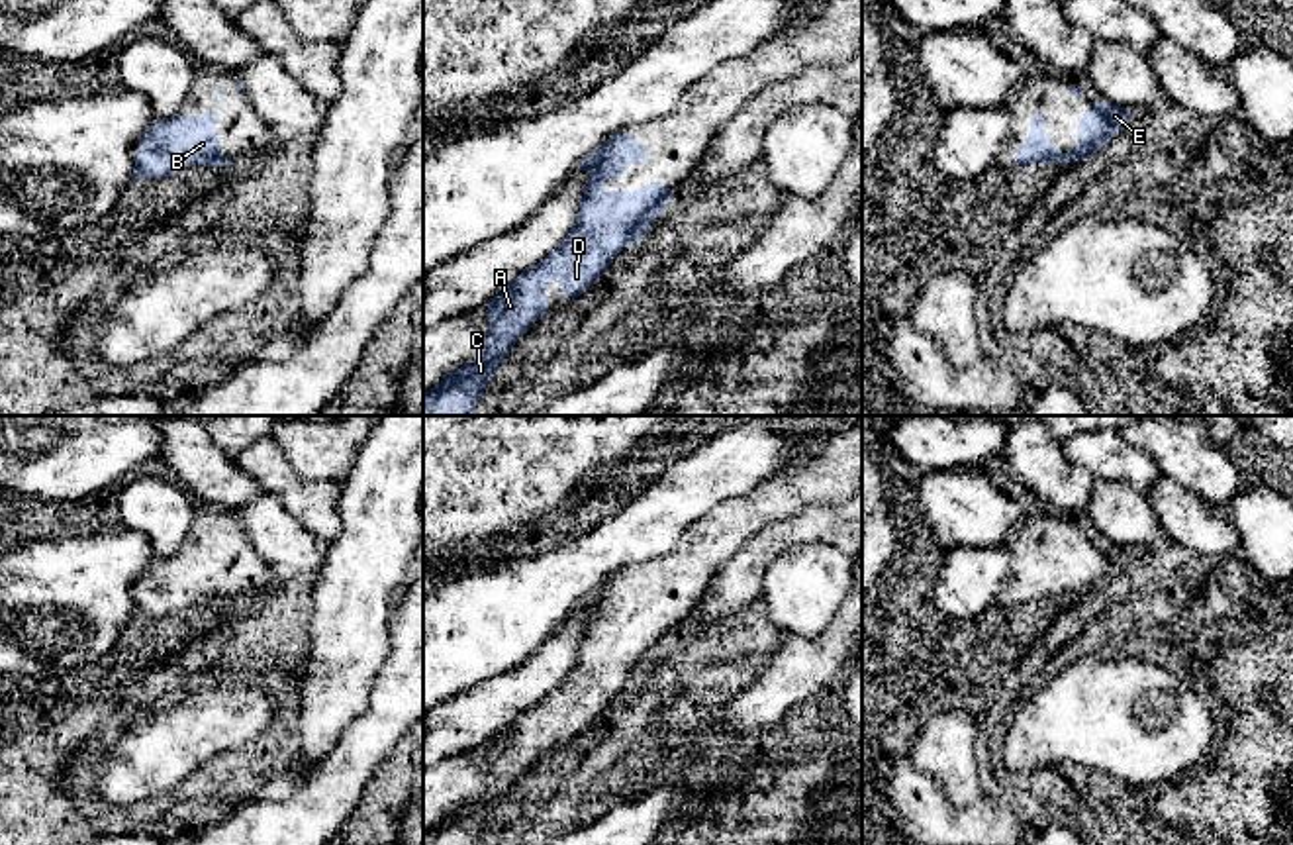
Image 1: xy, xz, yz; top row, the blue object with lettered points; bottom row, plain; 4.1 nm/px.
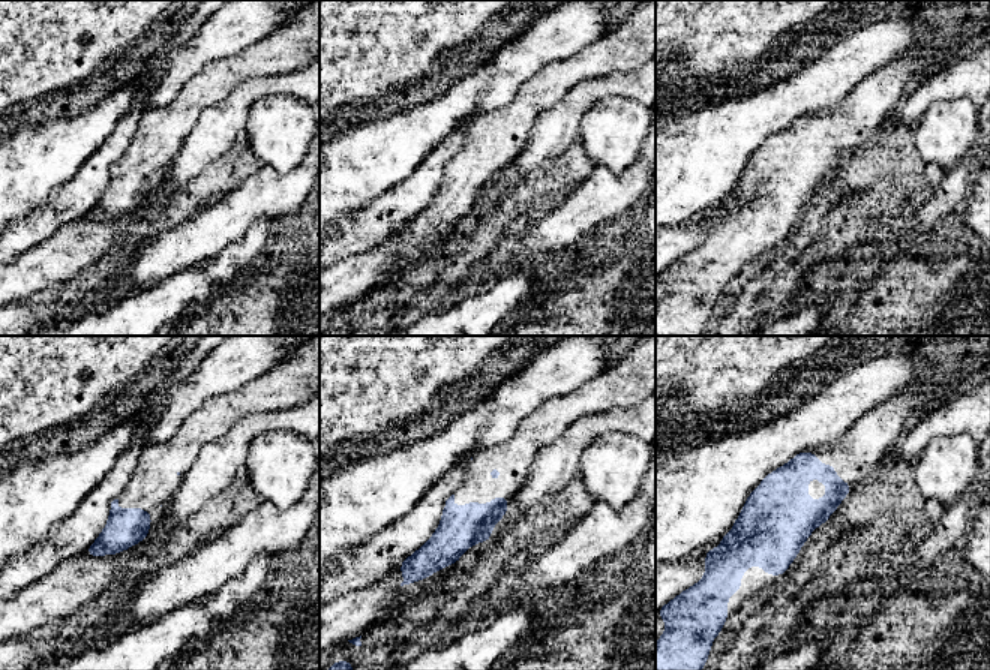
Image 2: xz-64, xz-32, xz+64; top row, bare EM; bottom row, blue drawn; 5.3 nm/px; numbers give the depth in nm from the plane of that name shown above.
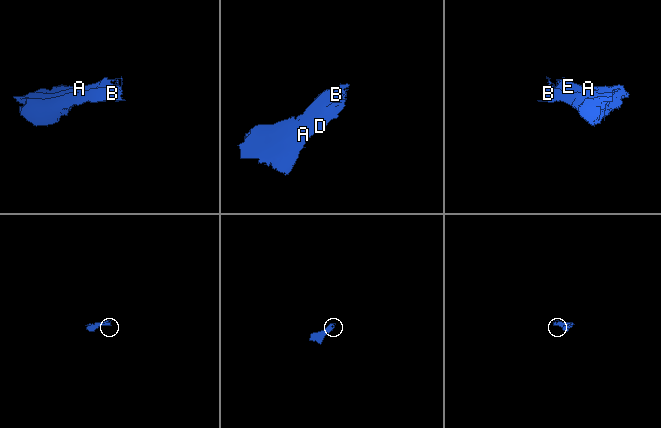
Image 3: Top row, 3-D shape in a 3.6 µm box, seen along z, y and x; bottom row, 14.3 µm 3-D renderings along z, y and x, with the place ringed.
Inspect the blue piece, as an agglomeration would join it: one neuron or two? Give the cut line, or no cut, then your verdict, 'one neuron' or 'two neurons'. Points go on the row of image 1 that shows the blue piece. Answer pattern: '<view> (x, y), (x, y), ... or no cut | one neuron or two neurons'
no cut | one neuron

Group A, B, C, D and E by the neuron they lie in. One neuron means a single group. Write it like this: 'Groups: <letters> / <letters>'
Groups: A B C D E

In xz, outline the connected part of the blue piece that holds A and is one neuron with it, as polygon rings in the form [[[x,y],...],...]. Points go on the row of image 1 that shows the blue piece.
[[[613,133],[576,171],[590,169],[592,178],[582,196],[574,229],[549,257],[523,271],[484,310],[490,312],[488,345],[480,359],[449,373],[435,388],[423,394],[423,416],[470,416],[496,369],[505,361],[515,339],[541,316],[554,308],[541,290],[549,278],[564,282],[558,298],[570,302],[582,296],[605,271],[609,261],[627,245],[643,243],[645,227],[660,216],[676,192],[664,182],[648,182],[635,196],[617,188],[599,196],[599,182],[623,171],[637,159],[650,167],[650,147],[635,145],[633,133]]]

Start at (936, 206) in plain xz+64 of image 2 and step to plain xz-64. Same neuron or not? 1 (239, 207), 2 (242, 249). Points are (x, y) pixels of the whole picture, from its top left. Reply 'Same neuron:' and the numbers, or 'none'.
Same neuron: 1

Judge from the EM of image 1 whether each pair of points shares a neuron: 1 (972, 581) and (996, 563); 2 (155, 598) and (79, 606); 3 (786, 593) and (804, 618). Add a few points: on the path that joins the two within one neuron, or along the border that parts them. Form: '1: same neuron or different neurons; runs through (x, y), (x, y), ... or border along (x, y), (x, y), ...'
1: same neuron; runs through (978, 575), (990, 567)
2: different neurons; border along (157, 559), (140, 581), (136, 610), (128, 620)
3: same neuron; runs through (792, 598), (804, 612)

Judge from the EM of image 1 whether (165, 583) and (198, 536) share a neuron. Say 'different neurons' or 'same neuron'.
same neuron

